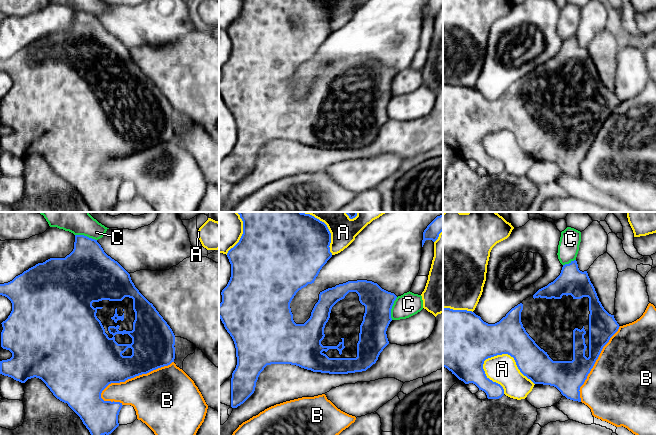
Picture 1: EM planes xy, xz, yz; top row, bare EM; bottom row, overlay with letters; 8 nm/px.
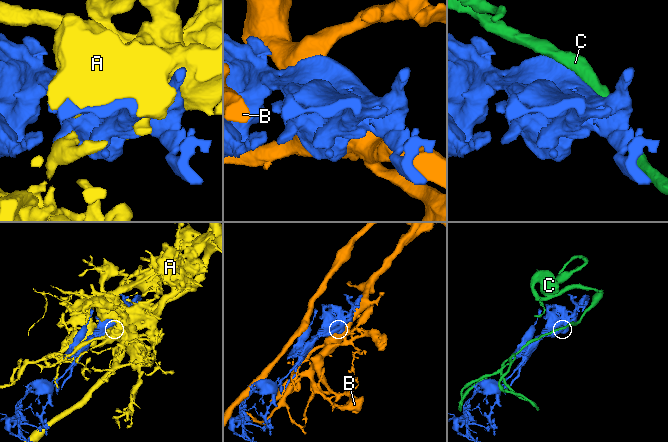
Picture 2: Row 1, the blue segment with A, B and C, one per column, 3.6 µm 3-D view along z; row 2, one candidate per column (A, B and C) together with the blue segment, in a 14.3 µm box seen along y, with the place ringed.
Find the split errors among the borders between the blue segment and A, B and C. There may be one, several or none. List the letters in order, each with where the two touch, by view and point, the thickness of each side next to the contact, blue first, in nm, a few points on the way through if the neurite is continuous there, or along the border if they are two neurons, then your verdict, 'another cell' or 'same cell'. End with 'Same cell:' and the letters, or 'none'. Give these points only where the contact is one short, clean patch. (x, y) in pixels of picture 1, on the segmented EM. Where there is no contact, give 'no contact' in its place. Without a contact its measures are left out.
A: contact yz (512, 356); calibres 280 and 240 nm; another cell
B: contact xy (134, 376); calibres 300 and 420 nm; another cell
C: contact xz (391, 308); calibres 220 and 190 nm; another cell
Same cell: none

